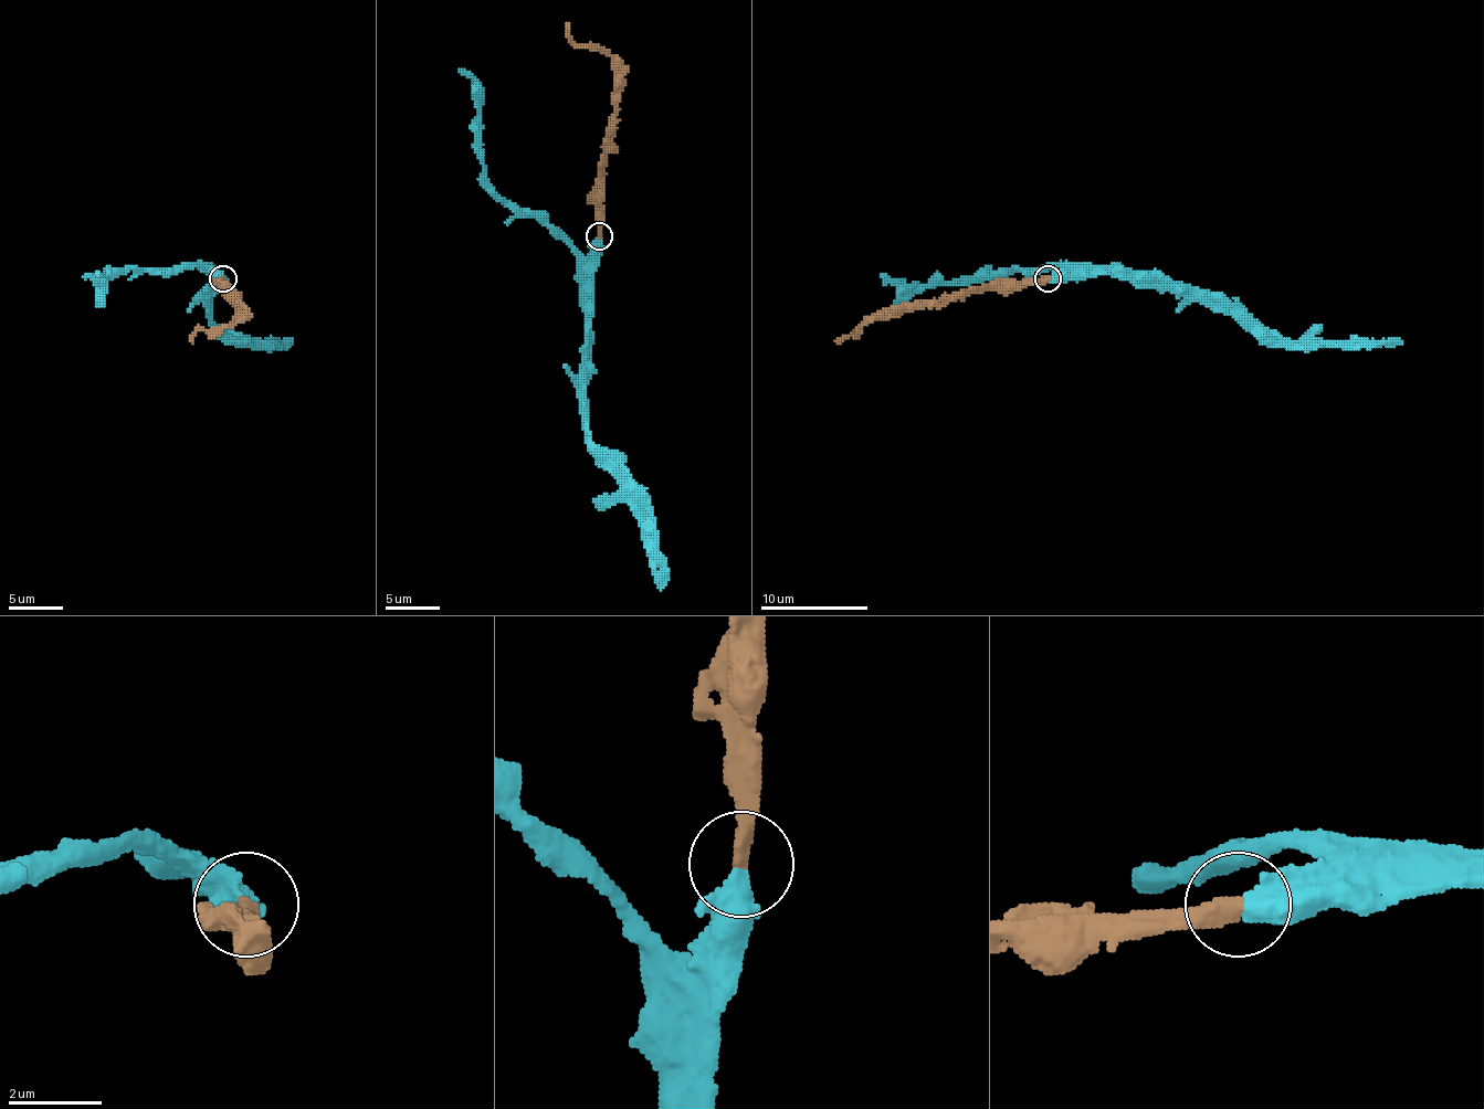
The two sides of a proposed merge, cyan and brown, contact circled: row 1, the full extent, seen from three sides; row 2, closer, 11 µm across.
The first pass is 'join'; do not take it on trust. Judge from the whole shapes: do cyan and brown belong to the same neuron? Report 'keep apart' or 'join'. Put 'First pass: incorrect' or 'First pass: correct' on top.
First pass: correct
join

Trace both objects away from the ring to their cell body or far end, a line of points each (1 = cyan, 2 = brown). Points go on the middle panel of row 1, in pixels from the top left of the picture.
1: (599, 238), (585, 440), (641, 520), (644, 547), (660, 590)
2: (599, 235), (601, 179), (614, 130), (614, 61), (603, 50), (577, 44), (566, 23)

